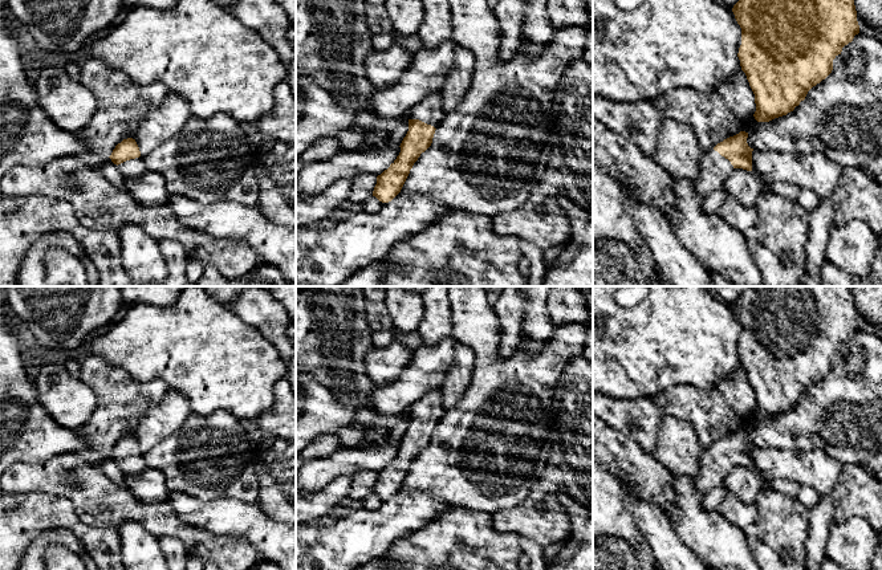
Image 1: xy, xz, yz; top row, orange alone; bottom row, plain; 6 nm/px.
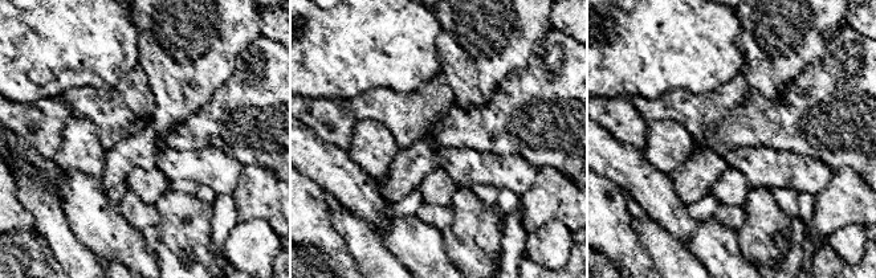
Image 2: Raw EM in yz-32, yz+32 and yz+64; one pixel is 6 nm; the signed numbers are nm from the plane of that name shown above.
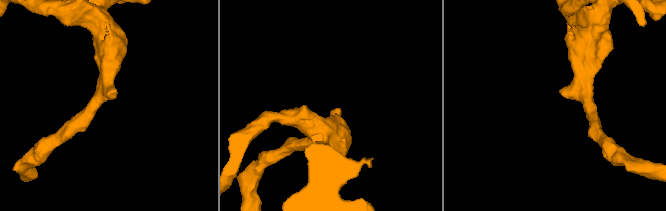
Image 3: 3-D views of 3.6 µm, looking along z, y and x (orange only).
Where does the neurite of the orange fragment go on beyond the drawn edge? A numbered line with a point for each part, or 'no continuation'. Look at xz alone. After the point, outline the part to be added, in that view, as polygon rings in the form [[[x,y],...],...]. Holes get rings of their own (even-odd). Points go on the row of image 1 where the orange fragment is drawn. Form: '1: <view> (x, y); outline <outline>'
1: xz (430, 110); outline [[[436,91],[426,97],[418,105],[412,106],[407,114],[407,118],[419,119],[438,129],[444,115],[446,114],[442,105],[442,94],[440,91]]]

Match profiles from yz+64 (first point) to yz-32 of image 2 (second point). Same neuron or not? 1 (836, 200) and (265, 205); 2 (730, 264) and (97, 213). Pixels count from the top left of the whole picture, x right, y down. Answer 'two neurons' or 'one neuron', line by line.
1: one neuron
2: one neuron

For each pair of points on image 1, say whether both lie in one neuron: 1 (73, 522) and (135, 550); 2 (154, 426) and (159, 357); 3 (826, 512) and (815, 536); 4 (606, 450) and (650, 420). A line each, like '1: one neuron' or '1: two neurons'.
1: two neurons
2: two neurons
3: one neuron
4: two neurons

